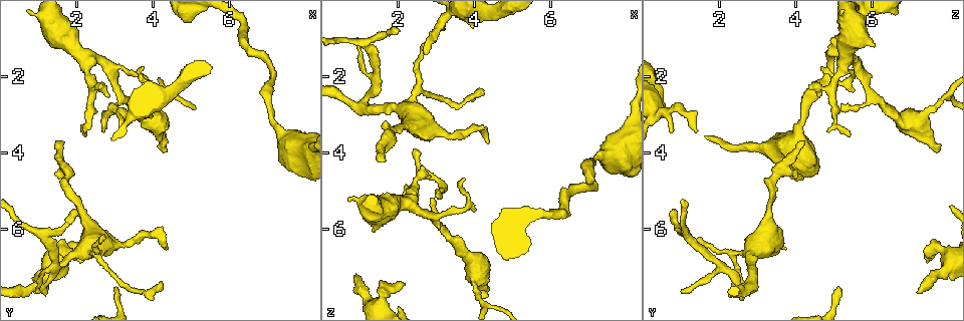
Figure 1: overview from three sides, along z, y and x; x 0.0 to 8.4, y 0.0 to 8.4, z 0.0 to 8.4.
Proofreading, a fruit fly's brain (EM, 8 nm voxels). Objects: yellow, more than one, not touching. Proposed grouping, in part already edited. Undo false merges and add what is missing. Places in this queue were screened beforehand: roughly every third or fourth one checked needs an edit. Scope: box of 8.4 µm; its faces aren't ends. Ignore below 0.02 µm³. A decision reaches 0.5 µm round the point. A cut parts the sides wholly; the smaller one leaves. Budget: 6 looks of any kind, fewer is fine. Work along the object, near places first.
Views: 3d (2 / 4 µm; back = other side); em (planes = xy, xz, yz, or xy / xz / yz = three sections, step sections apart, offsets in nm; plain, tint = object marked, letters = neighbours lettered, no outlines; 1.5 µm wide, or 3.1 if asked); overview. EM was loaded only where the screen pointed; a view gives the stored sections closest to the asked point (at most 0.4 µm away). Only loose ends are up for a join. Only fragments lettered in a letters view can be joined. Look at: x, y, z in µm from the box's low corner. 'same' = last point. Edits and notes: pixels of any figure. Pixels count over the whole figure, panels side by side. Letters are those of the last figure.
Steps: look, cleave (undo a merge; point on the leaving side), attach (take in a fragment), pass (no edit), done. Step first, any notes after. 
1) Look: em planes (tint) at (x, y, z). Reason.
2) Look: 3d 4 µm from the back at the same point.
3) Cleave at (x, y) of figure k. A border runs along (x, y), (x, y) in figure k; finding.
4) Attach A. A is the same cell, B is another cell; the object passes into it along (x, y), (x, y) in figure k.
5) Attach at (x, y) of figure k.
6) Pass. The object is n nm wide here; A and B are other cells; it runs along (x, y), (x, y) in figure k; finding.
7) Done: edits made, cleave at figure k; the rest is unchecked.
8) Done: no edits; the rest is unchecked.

Look: em planes (plain) at (4.35, 3.95, 7.80). Thick end.

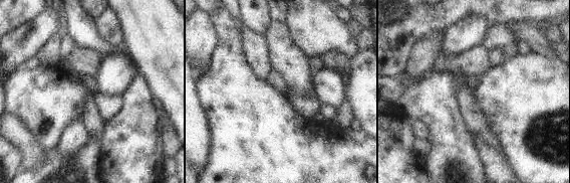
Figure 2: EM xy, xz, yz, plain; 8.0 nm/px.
Look: em planes (tint) at the same point. With the object marked.

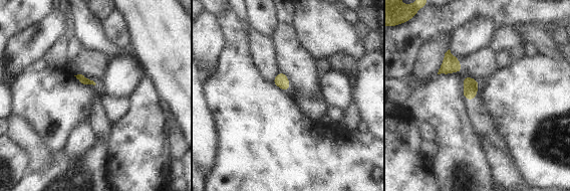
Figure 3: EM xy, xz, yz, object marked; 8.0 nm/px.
Look: em planes (letters) at the same point.

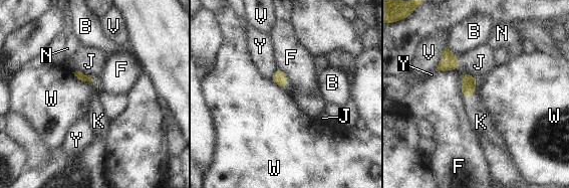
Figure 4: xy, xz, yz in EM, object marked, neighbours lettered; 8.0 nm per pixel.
Attach at (481, 122) of figure 4. K is the same cell, B, F, J, N, V, W and Y are other cells; the object passes into it along (468, 87), (469, 97), (481, 122) in figure 4; it goes on there.

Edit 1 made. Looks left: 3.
Look: em planes (plain) at (3.75, 1.70, 4.70). Tapers out.

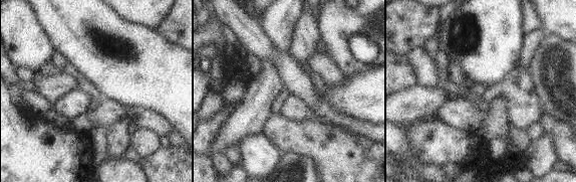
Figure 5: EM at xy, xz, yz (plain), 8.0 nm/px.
Look: em planes (letters) at the same point. See the neighbours.

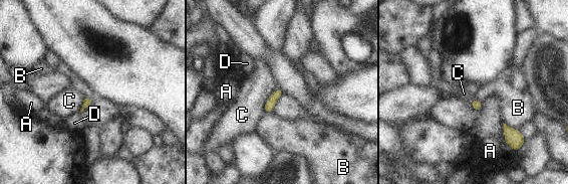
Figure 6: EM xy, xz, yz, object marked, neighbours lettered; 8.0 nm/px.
Pass. A, B, C and D are other cells; a border runs along (503, 122), (519, 130) in figure 6; no lettered fragment goes on from it.

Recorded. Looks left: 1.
Done: edits made, attach at figure 4; the rest is unchecked.

